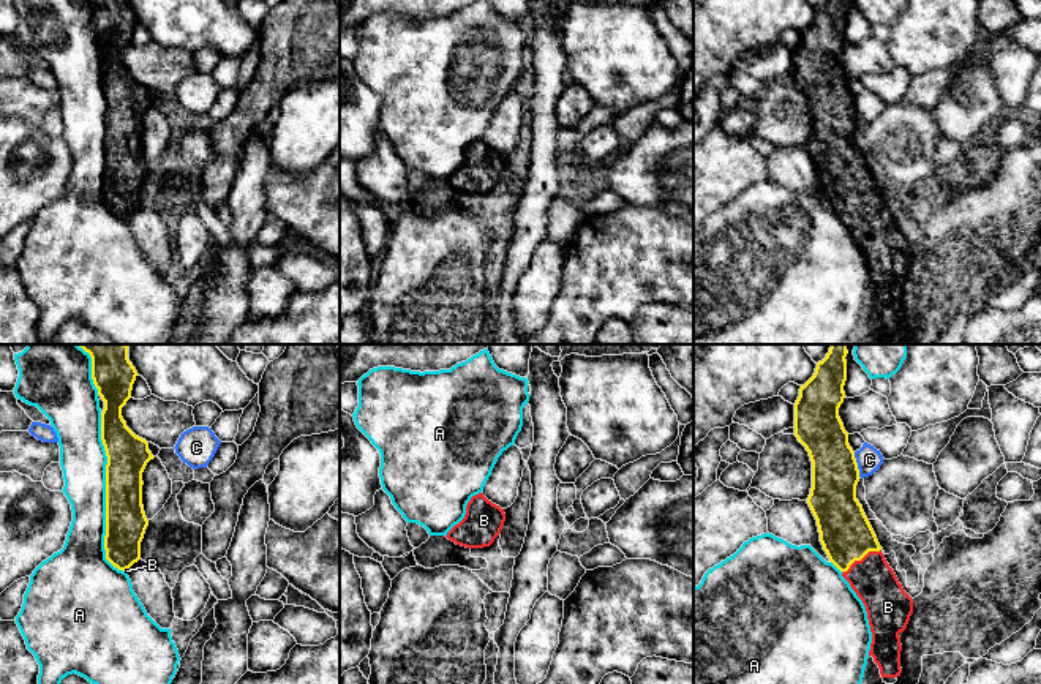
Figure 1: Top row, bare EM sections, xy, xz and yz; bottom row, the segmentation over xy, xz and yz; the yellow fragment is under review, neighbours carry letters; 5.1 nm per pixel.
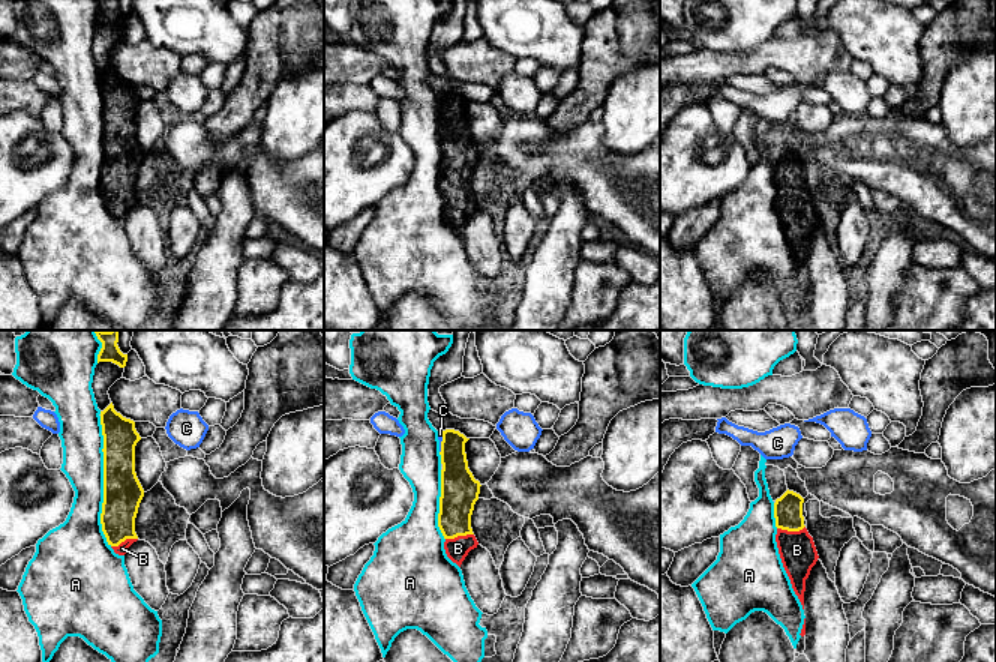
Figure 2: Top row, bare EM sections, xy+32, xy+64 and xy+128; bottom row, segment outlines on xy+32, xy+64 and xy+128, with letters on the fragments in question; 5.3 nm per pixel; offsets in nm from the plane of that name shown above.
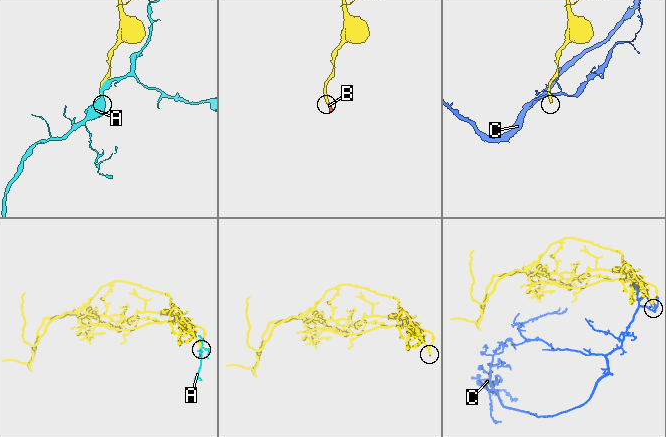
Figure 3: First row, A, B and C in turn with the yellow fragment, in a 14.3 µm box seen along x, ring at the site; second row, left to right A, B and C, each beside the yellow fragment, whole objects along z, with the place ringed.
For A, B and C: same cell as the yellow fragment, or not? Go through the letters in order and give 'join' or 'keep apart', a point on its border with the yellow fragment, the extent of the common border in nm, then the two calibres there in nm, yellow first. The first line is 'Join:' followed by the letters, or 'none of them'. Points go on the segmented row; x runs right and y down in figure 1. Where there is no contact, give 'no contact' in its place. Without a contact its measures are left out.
Join: B
A: keep apart | xy (106, 495) | 800 nm | 220/240 nm
B: join | yz (861, 558) | 240 nm | 260/220 nm
C: keep apart | yz (856, 465) | 140 nm | 240/130 nm

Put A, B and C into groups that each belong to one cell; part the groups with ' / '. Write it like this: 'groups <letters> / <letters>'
groups A / B / C

